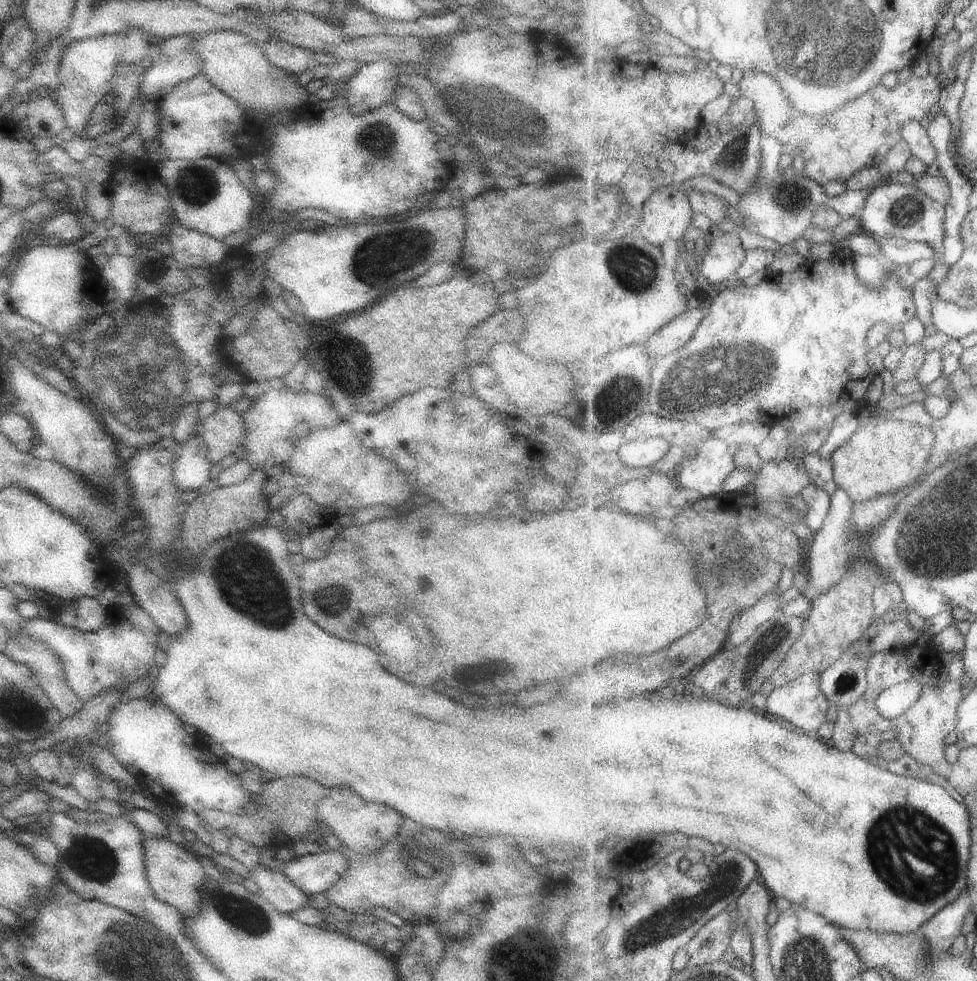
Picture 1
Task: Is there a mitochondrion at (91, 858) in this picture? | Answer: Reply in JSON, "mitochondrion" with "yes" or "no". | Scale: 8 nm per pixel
{"mitochondrion":"yes"}

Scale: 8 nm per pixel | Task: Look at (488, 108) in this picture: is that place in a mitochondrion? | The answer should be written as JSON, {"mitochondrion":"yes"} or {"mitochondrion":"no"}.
{"mitochondrion":"yes"}

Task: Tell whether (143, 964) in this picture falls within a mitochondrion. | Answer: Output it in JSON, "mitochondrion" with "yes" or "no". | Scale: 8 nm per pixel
{"mitochondrion":"yes"}

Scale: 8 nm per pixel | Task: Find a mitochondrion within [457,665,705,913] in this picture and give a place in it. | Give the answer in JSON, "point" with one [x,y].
{"point":[635,855]}

